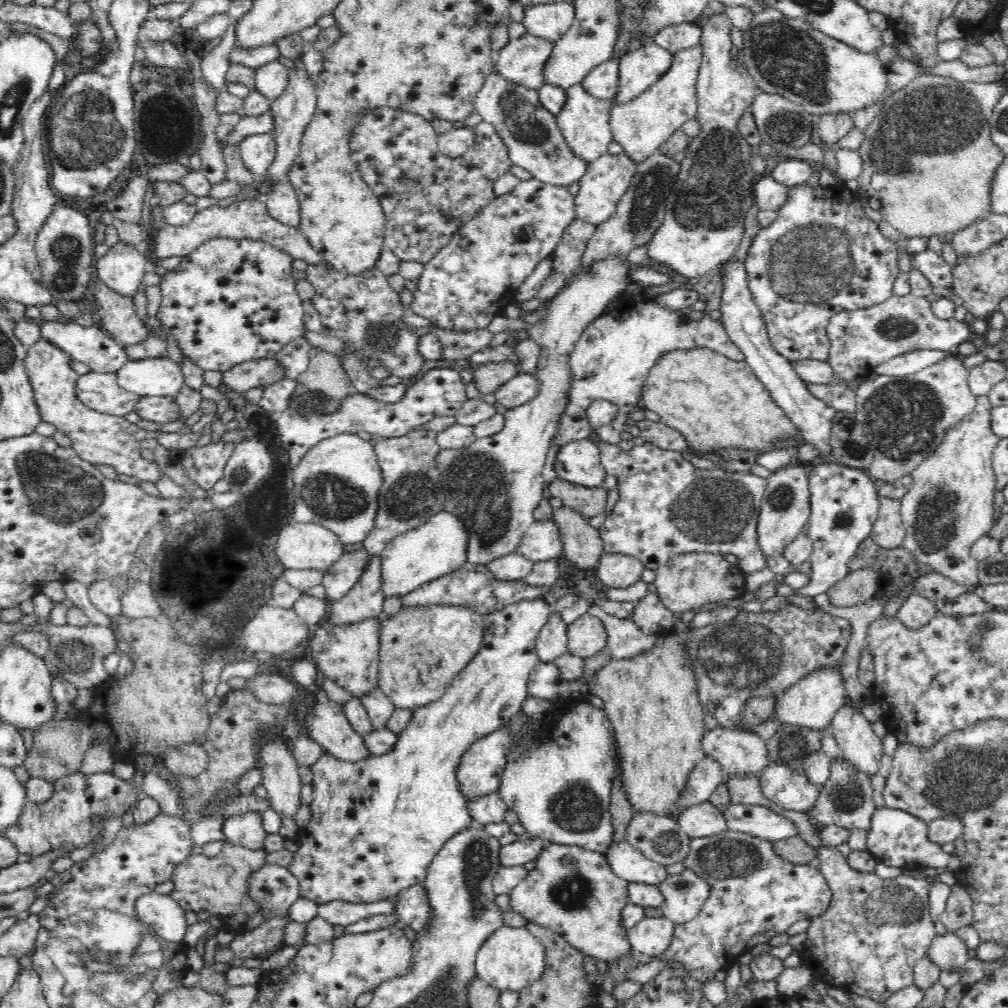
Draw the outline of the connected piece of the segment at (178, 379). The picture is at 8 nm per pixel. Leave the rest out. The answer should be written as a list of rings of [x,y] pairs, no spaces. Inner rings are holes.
[[[146,358],[130,360],[117,374],[117,384],[138,394],[170,397],[176,401],[182,386],[185,385],[184,370],[170,358]]]

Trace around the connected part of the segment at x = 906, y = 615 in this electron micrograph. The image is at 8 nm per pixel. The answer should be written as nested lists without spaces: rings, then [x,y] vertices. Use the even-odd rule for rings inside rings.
[[[910,594],[895,617],[902,622],[905,628],[918,630],[922,626],[926,626],[937,614],[937,606],[930,599],[922,597],[922,595]]]

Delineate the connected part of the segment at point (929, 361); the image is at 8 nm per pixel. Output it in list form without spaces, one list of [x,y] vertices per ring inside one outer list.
[[[918,350],[892,358],[880,364],[875,372],[882,376],[896,377],[898,379],[908,374],[916,374],[927,367],[942,362],[950,353],[942,350]]]

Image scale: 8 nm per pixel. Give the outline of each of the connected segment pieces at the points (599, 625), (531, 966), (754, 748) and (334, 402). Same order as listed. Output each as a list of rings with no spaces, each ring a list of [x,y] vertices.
[[[590,613],[568,625],[567,650],[574,656],[592,658],[608,646],[608,631],[604,623]]]
[[[502,926],[483,943],[475,960],[476,974],[499,991],[519,991],[537,981],[546,968],[545,946],[527,928]]]
[[[721,725],[707,729],[702,738],[704,753],[720,763],[730,777],[758,778],[770,762],[766,744],[767,741],[754,732]]]
[[[313,348],[310,352],[308,369],[297,379],[297,388],[289,407],[298,409],[300,413],[306,413],[307,418],[311,414],[333,413],[352,392],[351,381],[347,378],[342,361],[326,350]]]

